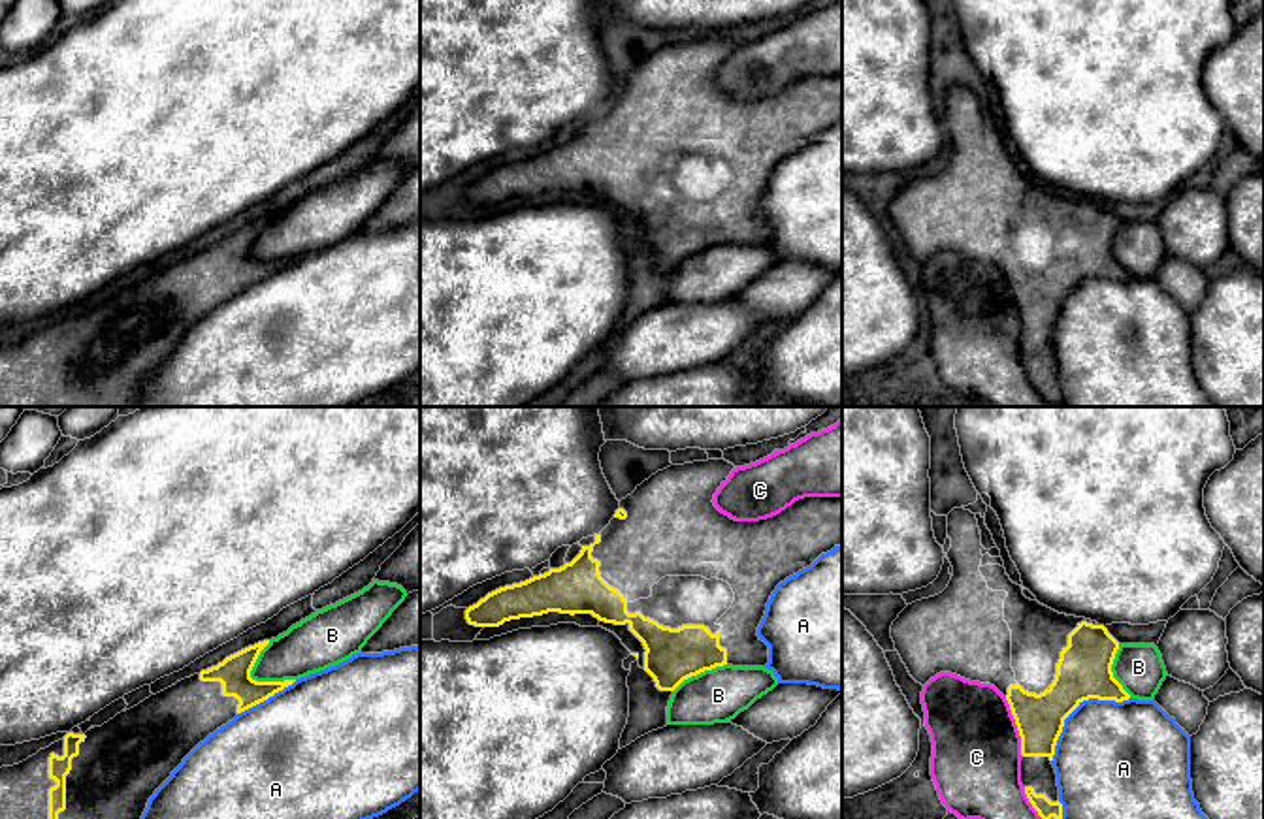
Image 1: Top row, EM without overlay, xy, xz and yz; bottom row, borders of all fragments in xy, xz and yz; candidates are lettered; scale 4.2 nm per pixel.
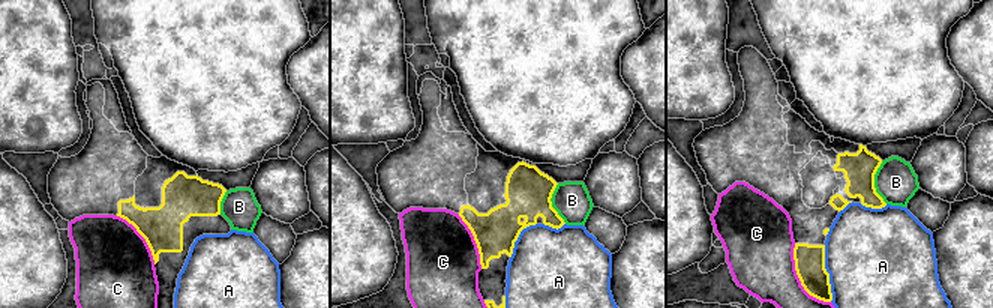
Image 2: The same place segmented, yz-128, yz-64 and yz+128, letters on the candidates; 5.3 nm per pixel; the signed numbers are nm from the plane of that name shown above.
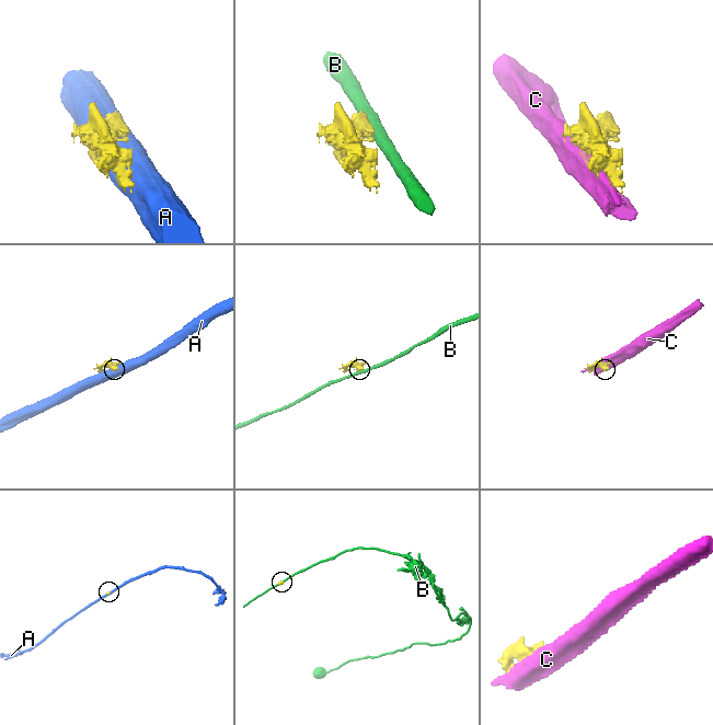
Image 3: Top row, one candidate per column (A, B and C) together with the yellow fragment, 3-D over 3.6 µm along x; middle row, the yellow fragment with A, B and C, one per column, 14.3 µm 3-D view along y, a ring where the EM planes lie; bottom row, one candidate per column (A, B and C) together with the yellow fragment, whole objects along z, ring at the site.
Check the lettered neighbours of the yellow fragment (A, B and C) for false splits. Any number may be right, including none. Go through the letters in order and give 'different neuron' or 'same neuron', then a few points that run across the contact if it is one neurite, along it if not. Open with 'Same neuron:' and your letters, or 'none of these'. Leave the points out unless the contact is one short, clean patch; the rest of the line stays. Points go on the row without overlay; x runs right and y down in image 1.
Same neuron: none of these
A: different neuron
B: different neuron
C: different neuron

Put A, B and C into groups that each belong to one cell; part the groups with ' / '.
A / B / C

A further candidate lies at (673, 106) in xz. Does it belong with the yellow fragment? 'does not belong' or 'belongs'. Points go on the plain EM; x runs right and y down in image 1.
belongs

